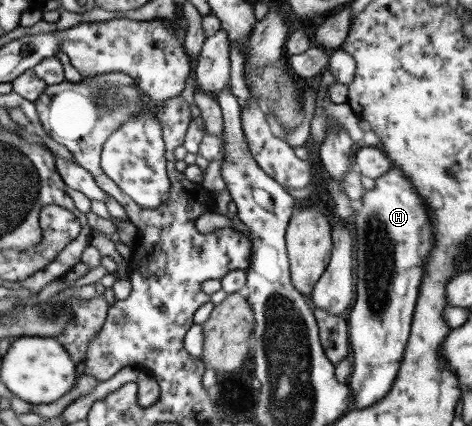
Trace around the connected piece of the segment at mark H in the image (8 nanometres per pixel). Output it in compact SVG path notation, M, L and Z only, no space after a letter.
M391 165L388 171L382 173L380 177L376 177L376 179L374 179L374 187L368 189L368 191L364 191L364 195L360 197L360 200L354 203L355 210L349 219L349 223L354 233L354 270L356 271L356 293L354 293L354 295L356 295L356 297L354 297L354 305L352 305L350 312L346 314L349 348L352 353L352 358L350 359L352 371L350 371L346 379L346 384L348 389L350 389L350 399L353 401L351 408L353 409L366 409L366 407L370 407L370 405L374 405L374 403L381 401L382 397L390 391L392 381L394 381L394 377L396 377L396 373L398 373L398 367L401 363L407 337L410 333L409 327L411 319L413 318L414 306L416 305L416 298L418 297L418 287L421 283L424 264L426 264L425 258L433 243L433 236L425 205L426 203L422 201L422 197L416 193L416 189L410 185L410 181L402 175L402 171L400 171L396 165Z

